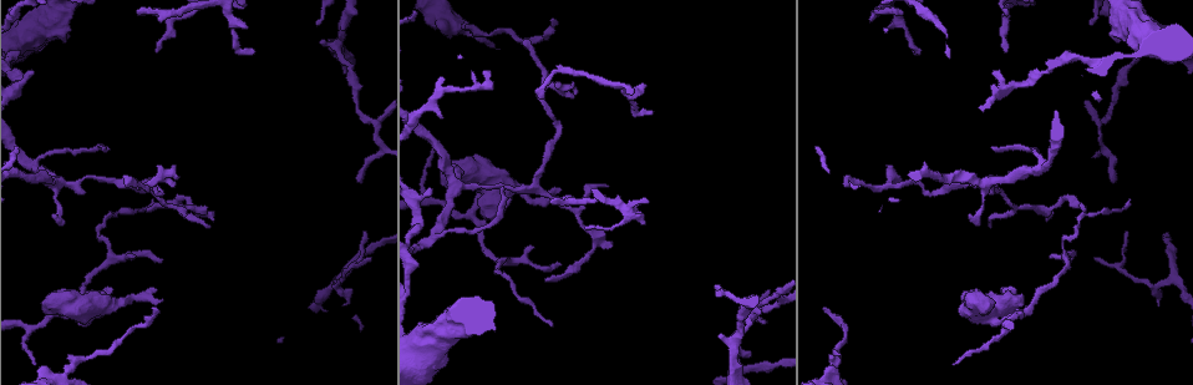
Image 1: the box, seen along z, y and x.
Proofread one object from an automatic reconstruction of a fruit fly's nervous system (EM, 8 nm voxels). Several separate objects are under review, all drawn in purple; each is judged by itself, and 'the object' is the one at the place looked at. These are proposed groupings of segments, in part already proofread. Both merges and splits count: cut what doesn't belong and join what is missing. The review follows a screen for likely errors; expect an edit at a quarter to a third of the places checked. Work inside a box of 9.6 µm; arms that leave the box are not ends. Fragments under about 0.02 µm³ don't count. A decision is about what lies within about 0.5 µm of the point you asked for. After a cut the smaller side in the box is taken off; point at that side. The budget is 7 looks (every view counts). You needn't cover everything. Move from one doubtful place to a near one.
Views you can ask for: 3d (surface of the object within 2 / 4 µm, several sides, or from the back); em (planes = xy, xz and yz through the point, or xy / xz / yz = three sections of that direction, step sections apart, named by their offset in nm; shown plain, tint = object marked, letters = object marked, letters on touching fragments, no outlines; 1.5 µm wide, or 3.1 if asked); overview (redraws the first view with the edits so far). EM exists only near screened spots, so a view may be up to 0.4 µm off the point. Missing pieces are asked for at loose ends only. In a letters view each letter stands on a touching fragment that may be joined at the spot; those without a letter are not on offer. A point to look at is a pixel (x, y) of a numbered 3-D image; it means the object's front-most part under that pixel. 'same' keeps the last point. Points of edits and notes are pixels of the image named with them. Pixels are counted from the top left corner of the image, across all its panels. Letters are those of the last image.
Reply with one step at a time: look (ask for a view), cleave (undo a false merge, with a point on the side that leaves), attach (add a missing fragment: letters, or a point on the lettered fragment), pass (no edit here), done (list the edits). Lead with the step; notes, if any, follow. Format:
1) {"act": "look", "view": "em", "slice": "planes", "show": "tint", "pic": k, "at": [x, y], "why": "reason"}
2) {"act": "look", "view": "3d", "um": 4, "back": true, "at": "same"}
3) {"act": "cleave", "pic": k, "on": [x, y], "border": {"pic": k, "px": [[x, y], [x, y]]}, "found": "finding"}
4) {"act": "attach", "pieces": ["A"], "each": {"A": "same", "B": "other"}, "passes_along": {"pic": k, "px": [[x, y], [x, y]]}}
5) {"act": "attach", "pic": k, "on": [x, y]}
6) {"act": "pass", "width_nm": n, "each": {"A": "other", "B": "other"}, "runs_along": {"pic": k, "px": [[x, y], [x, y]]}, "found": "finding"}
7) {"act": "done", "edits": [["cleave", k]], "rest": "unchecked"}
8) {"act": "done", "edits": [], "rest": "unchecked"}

{"act": "look", "view": "em", "slice": "planes", "show": "letters", "pic": 1, "at": [991, 319], "why": "four arms meet"}

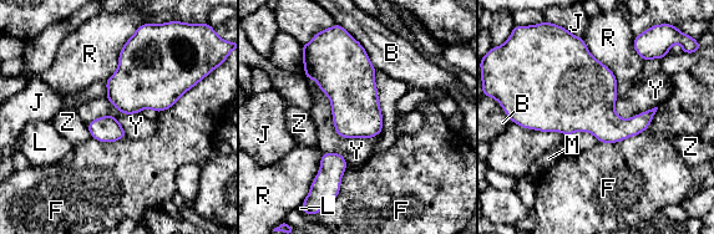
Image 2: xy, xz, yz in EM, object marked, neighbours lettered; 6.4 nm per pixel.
{"act": "pass", "each": {"B": "other", "F": "other", "J": "other", "L": "other", "M": "other", "R": "other", "Y": "other", "Z": "other"}, "found": "all the same neuron"}

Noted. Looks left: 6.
{"act": "look", "view": "em", "slice": "planes", "show": "letters", "pic": 1, "at": [955, 362], "why": "thin end"}

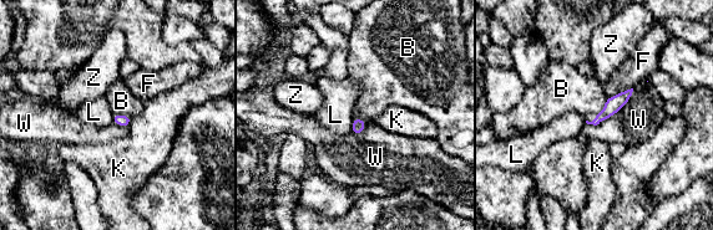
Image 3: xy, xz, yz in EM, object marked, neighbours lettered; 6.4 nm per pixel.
{"act": "pass", "each": {"B": "other", "F": "other", "K": "other", "L": "other", "W": "other", "Z": "other"}, "border": {"pic": 3, "px": [[607, 98], [603, 108], [595, 114]]}, "found": "no lettered fragment goes on from it"}

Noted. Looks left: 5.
{"act": "look", "view": "3d", "um": 2, "pic": 1, "at": [455, 165], "why": "tapers out"}

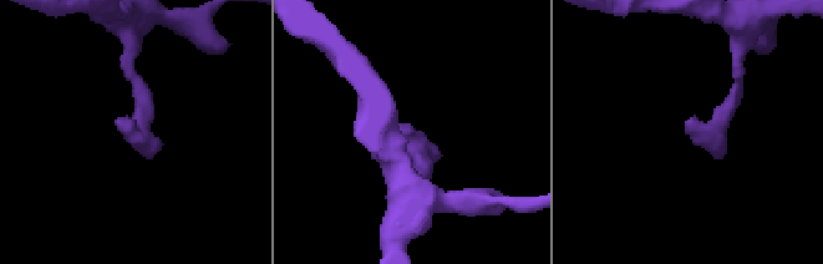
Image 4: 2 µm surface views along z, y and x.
{"act": "look", "view": "em", "slice": "planes", "show": "letters", "pic": 4, "at": [686, 126]}

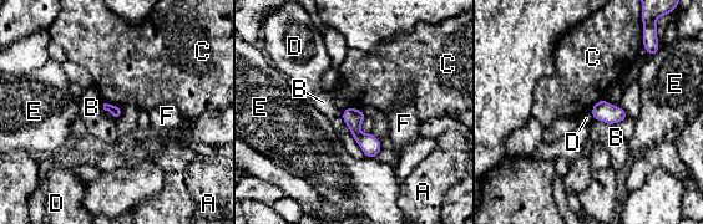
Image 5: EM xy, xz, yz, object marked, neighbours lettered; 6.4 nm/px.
{"act": "pass", "each": {"A": "other", "B": "other", "C": "other", "D": "other", "E": "other", "F": "other"}, "found": "none of them fits"}

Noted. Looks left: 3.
{"act": "done", "edits": [], "rest": "unchecked"}

